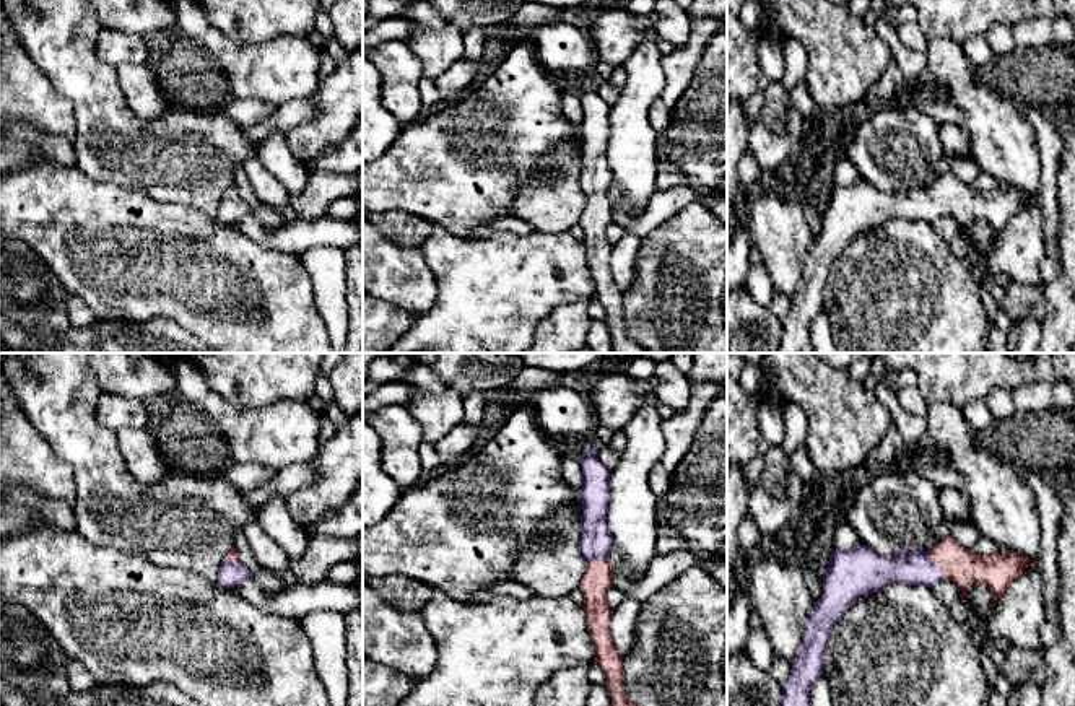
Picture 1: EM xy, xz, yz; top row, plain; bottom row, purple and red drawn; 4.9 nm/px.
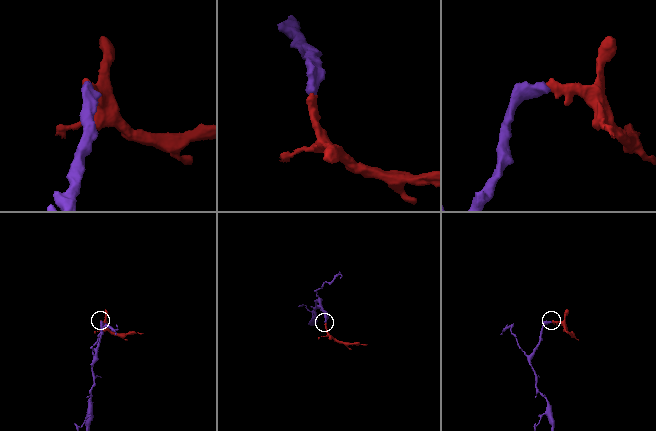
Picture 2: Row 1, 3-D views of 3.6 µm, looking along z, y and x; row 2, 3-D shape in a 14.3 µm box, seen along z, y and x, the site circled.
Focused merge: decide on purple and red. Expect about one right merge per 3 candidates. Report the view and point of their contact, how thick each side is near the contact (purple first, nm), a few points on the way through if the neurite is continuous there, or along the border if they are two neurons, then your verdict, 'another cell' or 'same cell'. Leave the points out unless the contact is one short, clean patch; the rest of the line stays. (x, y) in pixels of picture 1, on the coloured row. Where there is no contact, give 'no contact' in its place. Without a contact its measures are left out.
meets purple in yz at (934, 565); 180 nm thick on the purple side, 180 nm on the other; runs through yz (913, 566), (934, 565), (955, 562); same cell

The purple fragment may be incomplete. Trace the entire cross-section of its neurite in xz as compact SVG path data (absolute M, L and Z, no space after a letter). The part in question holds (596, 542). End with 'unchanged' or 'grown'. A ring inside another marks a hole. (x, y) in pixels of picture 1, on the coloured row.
M594 449L581 459L582 483L579 496L582 504L579 551L587 560L579 591L584 594L585 621L595 647L595 664L607 673L607 690L611 706L634 706L625 693L623 656L610 634L611 607L605 594L613 587L615 568L608 563L613 535L607 524L610 501L610 468L602 464Z | grown

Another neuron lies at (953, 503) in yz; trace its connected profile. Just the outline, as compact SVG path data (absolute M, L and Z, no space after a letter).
M938 490L938 504L943 512L943 519L950 521L951 524L973 522L969 501L961 490Z

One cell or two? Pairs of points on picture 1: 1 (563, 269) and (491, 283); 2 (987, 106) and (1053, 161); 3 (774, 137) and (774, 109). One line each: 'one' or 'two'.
1: one
2: two
3: one

